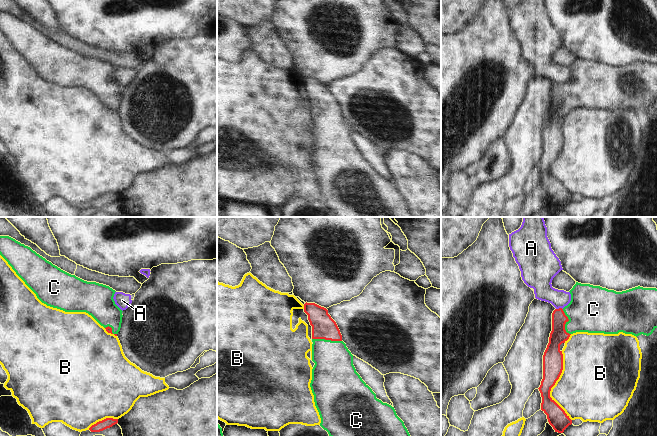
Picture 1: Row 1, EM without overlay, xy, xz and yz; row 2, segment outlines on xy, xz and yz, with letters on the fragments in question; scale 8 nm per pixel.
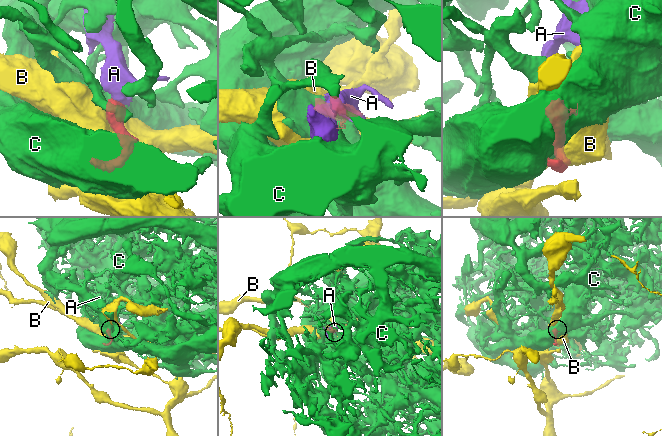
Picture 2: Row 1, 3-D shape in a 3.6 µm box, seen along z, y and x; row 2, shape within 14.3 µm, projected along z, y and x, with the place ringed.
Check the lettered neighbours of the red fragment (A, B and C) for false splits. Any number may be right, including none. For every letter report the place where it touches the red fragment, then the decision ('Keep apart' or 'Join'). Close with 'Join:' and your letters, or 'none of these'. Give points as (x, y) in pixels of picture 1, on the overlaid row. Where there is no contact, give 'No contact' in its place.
A: Touches red at yz (559, 308). Keep apart
B: Touches red at yz (553, 385). Keep apart
C: Touches red at xz (327, 339). Join
Join: C

